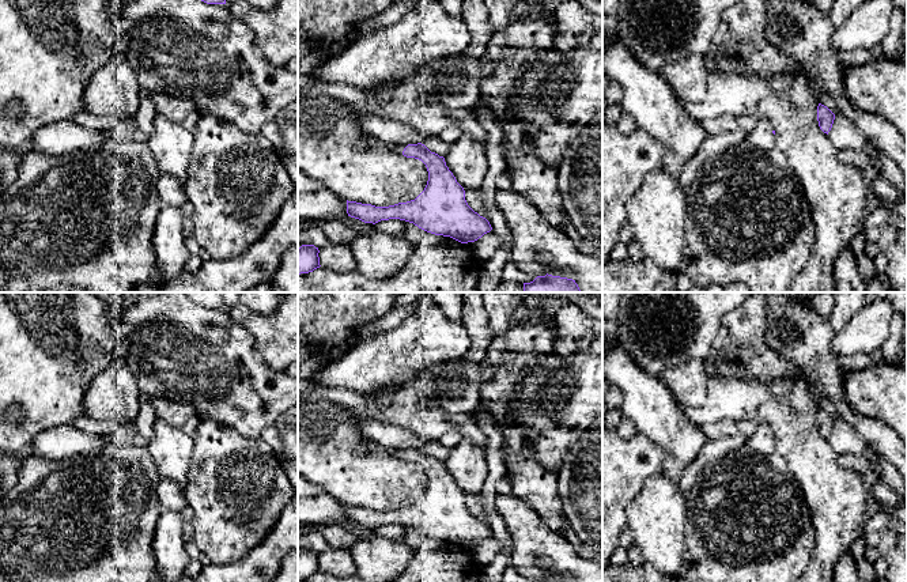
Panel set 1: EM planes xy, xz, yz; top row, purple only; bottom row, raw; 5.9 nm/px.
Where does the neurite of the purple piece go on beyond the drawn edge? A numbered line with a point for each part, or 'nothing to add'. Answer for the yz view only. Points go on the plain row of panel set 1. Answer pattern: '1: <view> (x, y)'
1: yz (762, 441)

